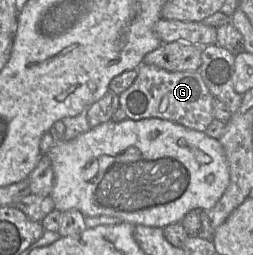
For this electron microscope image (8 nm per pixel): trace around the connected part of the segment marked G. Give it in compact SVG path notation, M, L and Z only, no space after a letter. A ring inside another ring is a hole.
M141 63L134 82L119 94L119 109L133 120L160 118L176 122L190 129L205 131L215 118L214 97L197 71L170 72Z

